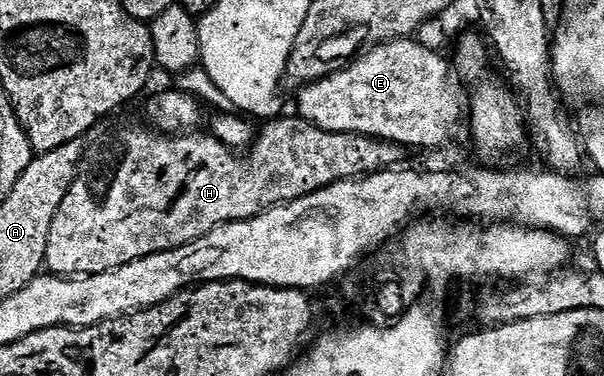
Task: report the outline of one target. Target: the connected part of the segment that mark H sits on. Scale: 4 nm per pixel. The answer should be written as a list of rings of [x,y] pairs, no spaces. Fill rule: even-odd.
[[[275,117],[266,124],[264,131],[258,132],[257,138],[250,148],[248,159],[242,159],[242,154],[236,153],[232,148],[220,140],[214,134],[199,135],[200,133],[160,133],[150,126],[143,127],[123,127],[120,131],[115,131],[112,135],[107,135],[99,144],[95,151],[88,150],[83,156],[82,163],[79,164],[79,173],[76,175],[69,193],[65,193],[65,201],[61,201],[61,209],[57,209],[56,216],[53,217],[52,228],[49,231],[48,249],[45,267],[50,274],[62,275],[64,277],[78,277],[80,275],[96,275],[105,273],[109,269],[117,269],[134,259],[149,257],[153,253],[168,251],[174,247],[180,247],[186,243],[197,241],[205,237],[213,229],[217,229],[226,223],[236,223],[242,219],[252,219],[263,211],[268,211],[270,207],[278,207],[280,203],[292,203],[294,199],[300,199],[306,195],[312,195],[314,191],[325,189],[329,185],[339,183],[343,179],[358,179],[365,175],[372,175],[374,171],[386,171],[400,166],[399,163],[405,155],[404,148],[398,143],[390,142],[386,139],[376,139],[370,135],[350,135],[349,133],[337,133],[336,131],[326,131],[317,125],[307,123],[298,117],[283,119]]]

